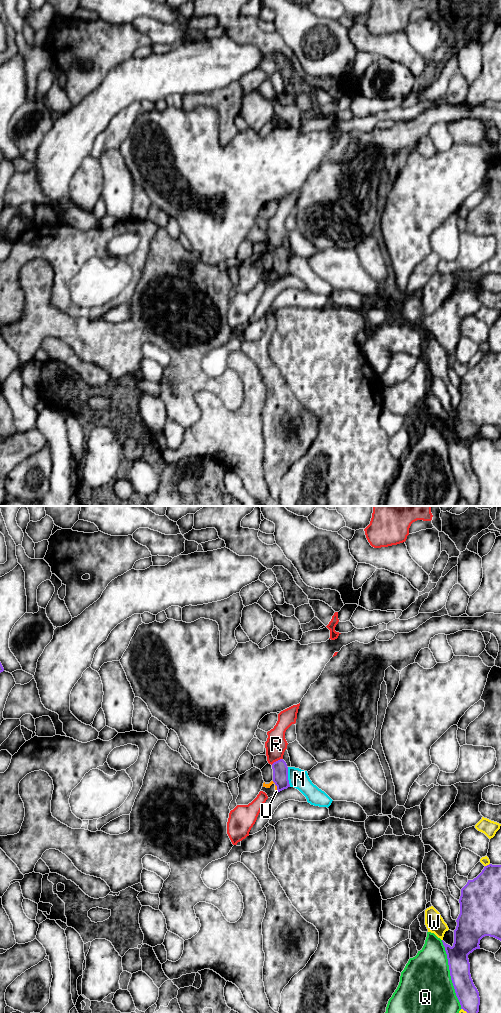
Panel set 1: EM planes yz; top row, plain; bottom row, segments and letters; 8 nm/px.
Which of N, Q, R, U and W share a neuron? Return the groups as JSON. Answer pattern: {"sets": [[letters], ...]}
{"sets": [["N"], ["Q"], ["R"], ["U"], ["W"]]}

